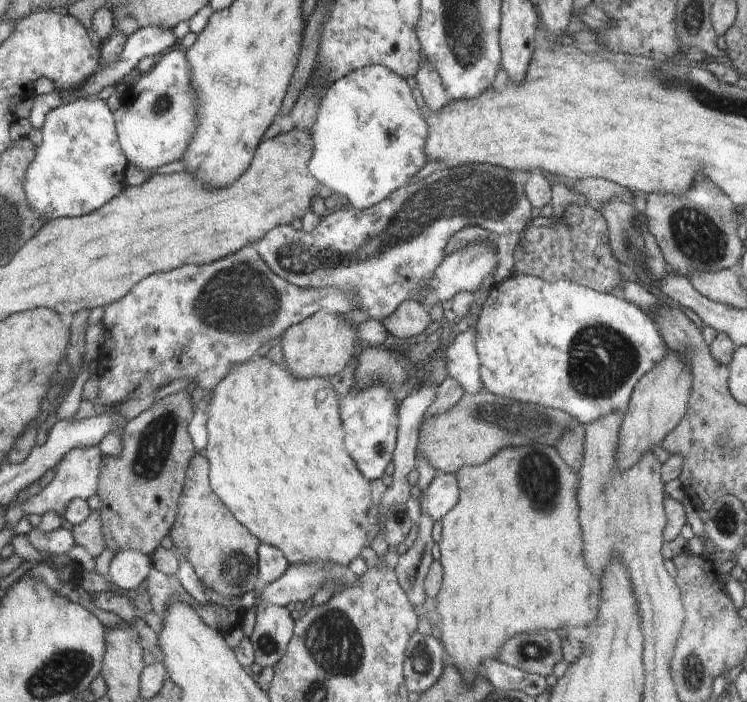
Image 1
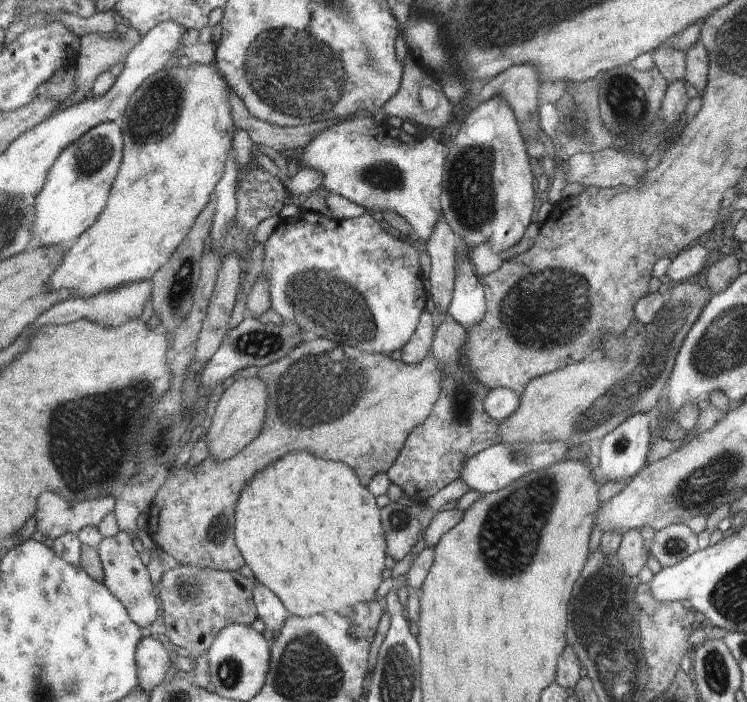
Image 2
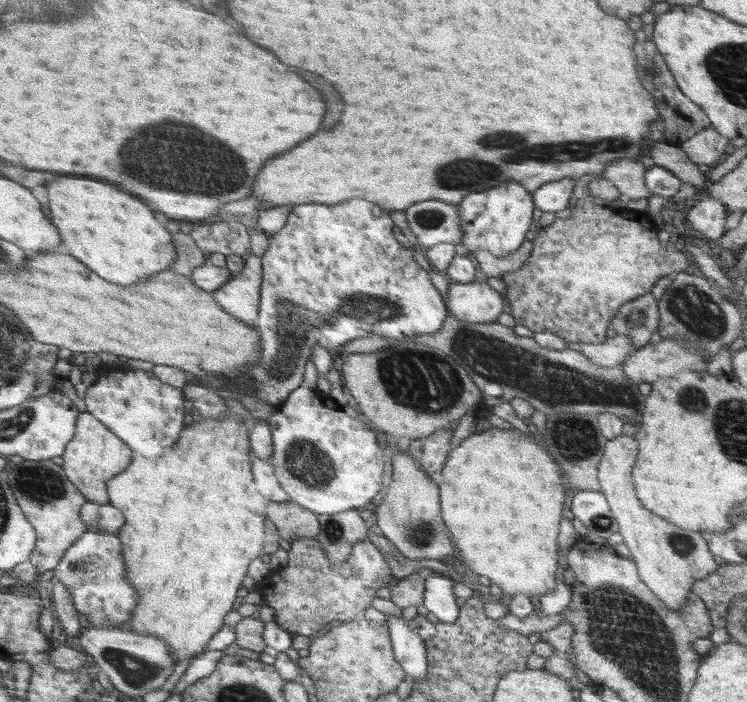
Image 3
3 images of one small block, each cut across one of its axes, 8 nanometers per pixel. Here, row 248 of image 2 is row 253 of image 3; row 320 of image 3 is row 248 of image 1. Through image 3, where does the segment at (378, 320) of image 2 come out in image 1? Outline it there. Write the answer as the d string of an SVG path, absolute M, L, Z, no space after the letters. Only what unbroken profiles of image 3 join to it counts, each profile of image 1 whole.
M474 163L467 164L464 167L454 167L454 168L439 168L439 170L434 171L434 173L424 178L421 182L417 184L404 185L397 188L388 198L381 200L380 203L375 204L373 207L365 208L360 210L354 207L350 207L343 210L328 211L324 216L321 217L318 226L314 228L313 232L304 232L301 230L295 230L292 225L282 225L273 228L264 239L260 239L257 242L257 248L260 253L265 257L266 264L269 265L271 269L279 277L284 278L284 280L289 281L293 285L299 286L300 288L307 289L317 289L322 287L336 287L341 291L344 291L349 297L355 296L355 299L359 300L359 304L356 306L357 309L368 311L372 318L379 320L385 319L388 315L392 315L398 307L401 306L405 300L414 299L419 300L421 292L433 287L433 273L436 272L440 262L443 262L445 256L444 250L446 244L449 244L449 240L453 238L453 234L461 231L463 228L469 226L481 226L485 228L488 232L491 232L495 236L494 244L496 246L497 256L500 262L504 263L506 266L510 265L513 260L513 254L515 248L520 242L521 236L528 226L531 224L533 215L536 213L534 207L530 204L528 197L525 193L525 184L528 180L530 173L511 171L510 169L505 169L504 167L499 167L496 165L491 165L490 163Z

